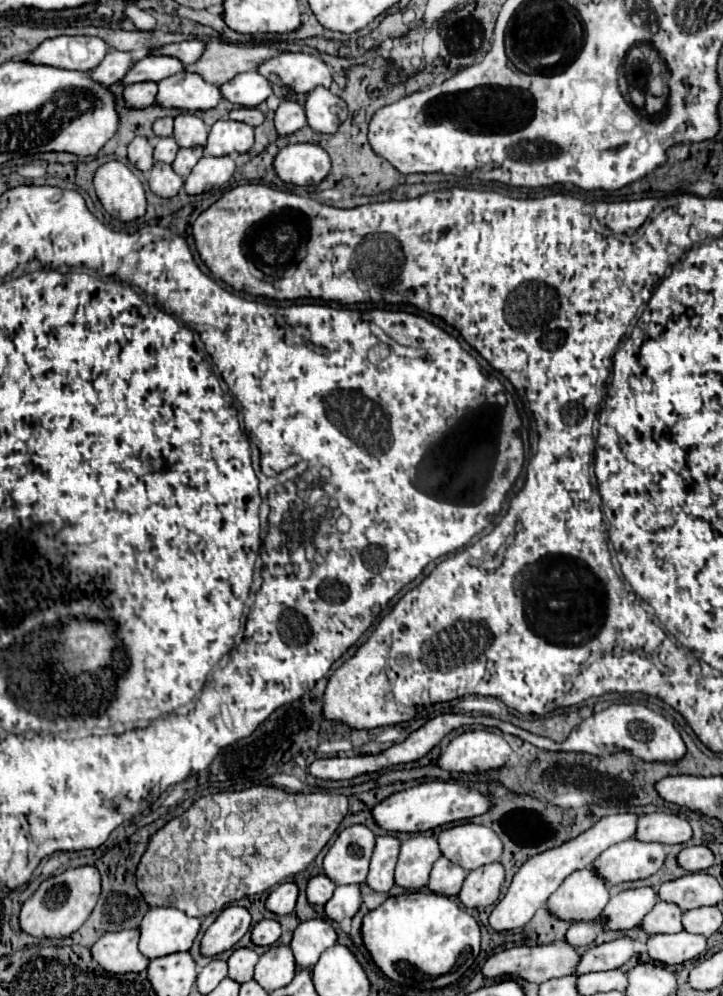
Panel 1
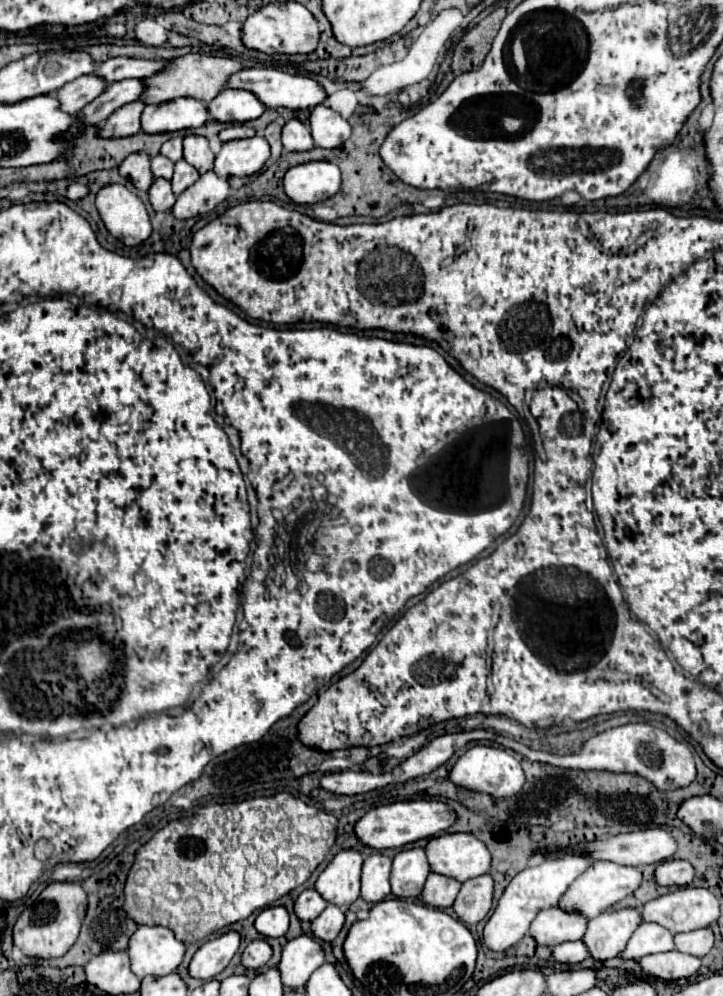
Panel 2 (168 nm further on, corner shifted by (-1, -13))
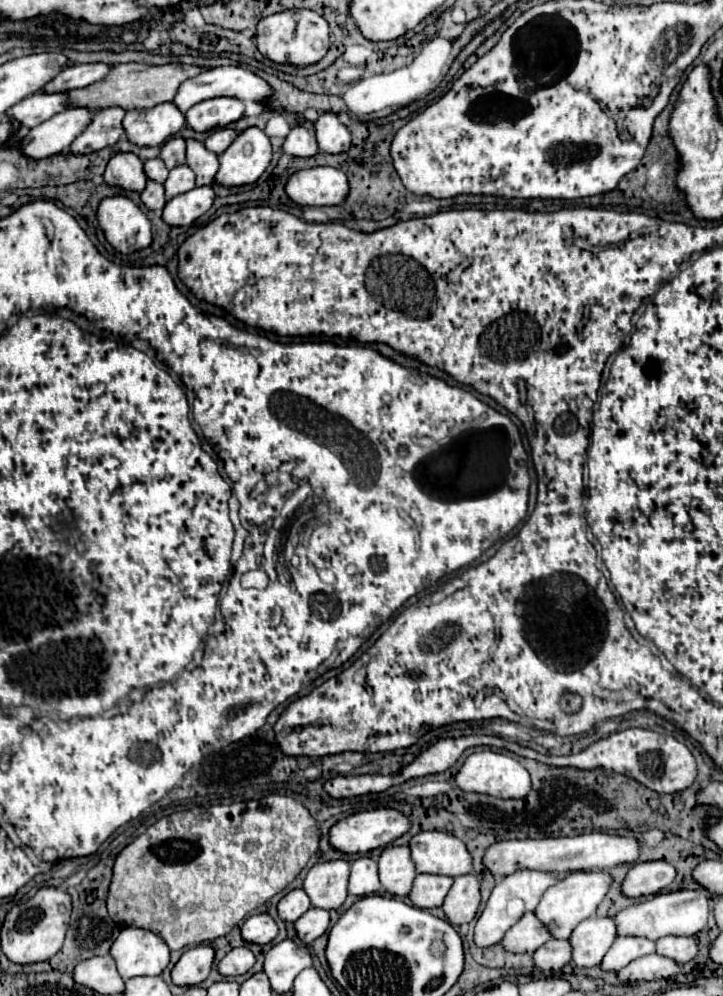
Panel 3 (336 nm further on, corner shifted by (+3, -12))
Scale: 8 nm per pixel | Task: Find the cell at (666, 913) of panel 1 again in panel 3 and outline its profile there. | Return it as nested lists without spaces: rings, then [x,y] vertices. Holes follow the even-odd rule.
[[[617,937],[613,941],[611,949],[605,953],[605,957],[601,961],[601,969],[617,973],[625,965],[629,965],[633,959],[639,959],[653,951],[655,951],[655,943],[647,941],[643,937]]]

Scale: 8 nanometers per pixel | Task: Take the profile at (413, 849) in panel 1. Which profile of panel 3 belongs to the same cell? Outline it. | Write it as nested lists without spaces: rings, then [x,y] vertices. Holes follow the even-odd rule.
[[[387,847],[379,855],[379,879],[381,887],[391,895],[407,895],[415,879],[415,865],[411,861],[409,847]]]

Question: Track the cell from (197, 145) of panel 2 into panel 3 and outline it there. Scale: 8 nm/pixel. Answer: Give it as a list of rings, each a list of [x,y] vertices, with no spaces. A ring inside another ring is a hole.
[[[189,139],[187,141],[187,165],[193,169],[197,177],[197,185],[213,185],[215,175],[219,171],[219,161],[217,155],[205,149],[203,143]]]

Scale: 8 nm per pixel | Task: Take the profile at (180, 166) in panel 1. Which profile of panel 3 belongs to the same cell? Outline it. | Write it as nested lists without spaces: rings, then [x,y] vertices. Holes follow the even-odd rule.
[[[179,165],[169,171],[169,177],[165,181],[165,197],[173,199],[175,195],[187,193],[195,189],[195,173],[187,165]]]

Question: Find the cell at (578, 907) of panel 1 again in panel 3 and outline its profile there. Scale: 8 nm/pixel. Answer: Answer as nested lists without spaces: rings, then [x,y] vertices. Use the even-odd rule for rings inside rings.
[[[525,913],[501,939],[501,945],[511,953],[533,953],[539,945],[547,943],[551,935],[547,927],[535,917],[535,913]]]

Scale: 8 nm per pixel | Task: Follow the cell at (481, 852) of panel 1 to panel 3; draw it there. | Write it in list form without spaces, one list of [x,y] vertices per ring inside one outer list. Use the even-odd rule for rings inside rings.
[[[421,831],[409,841],[417,873],[459,877],[471,873],[471,855],[463,841],[443,831]]]

